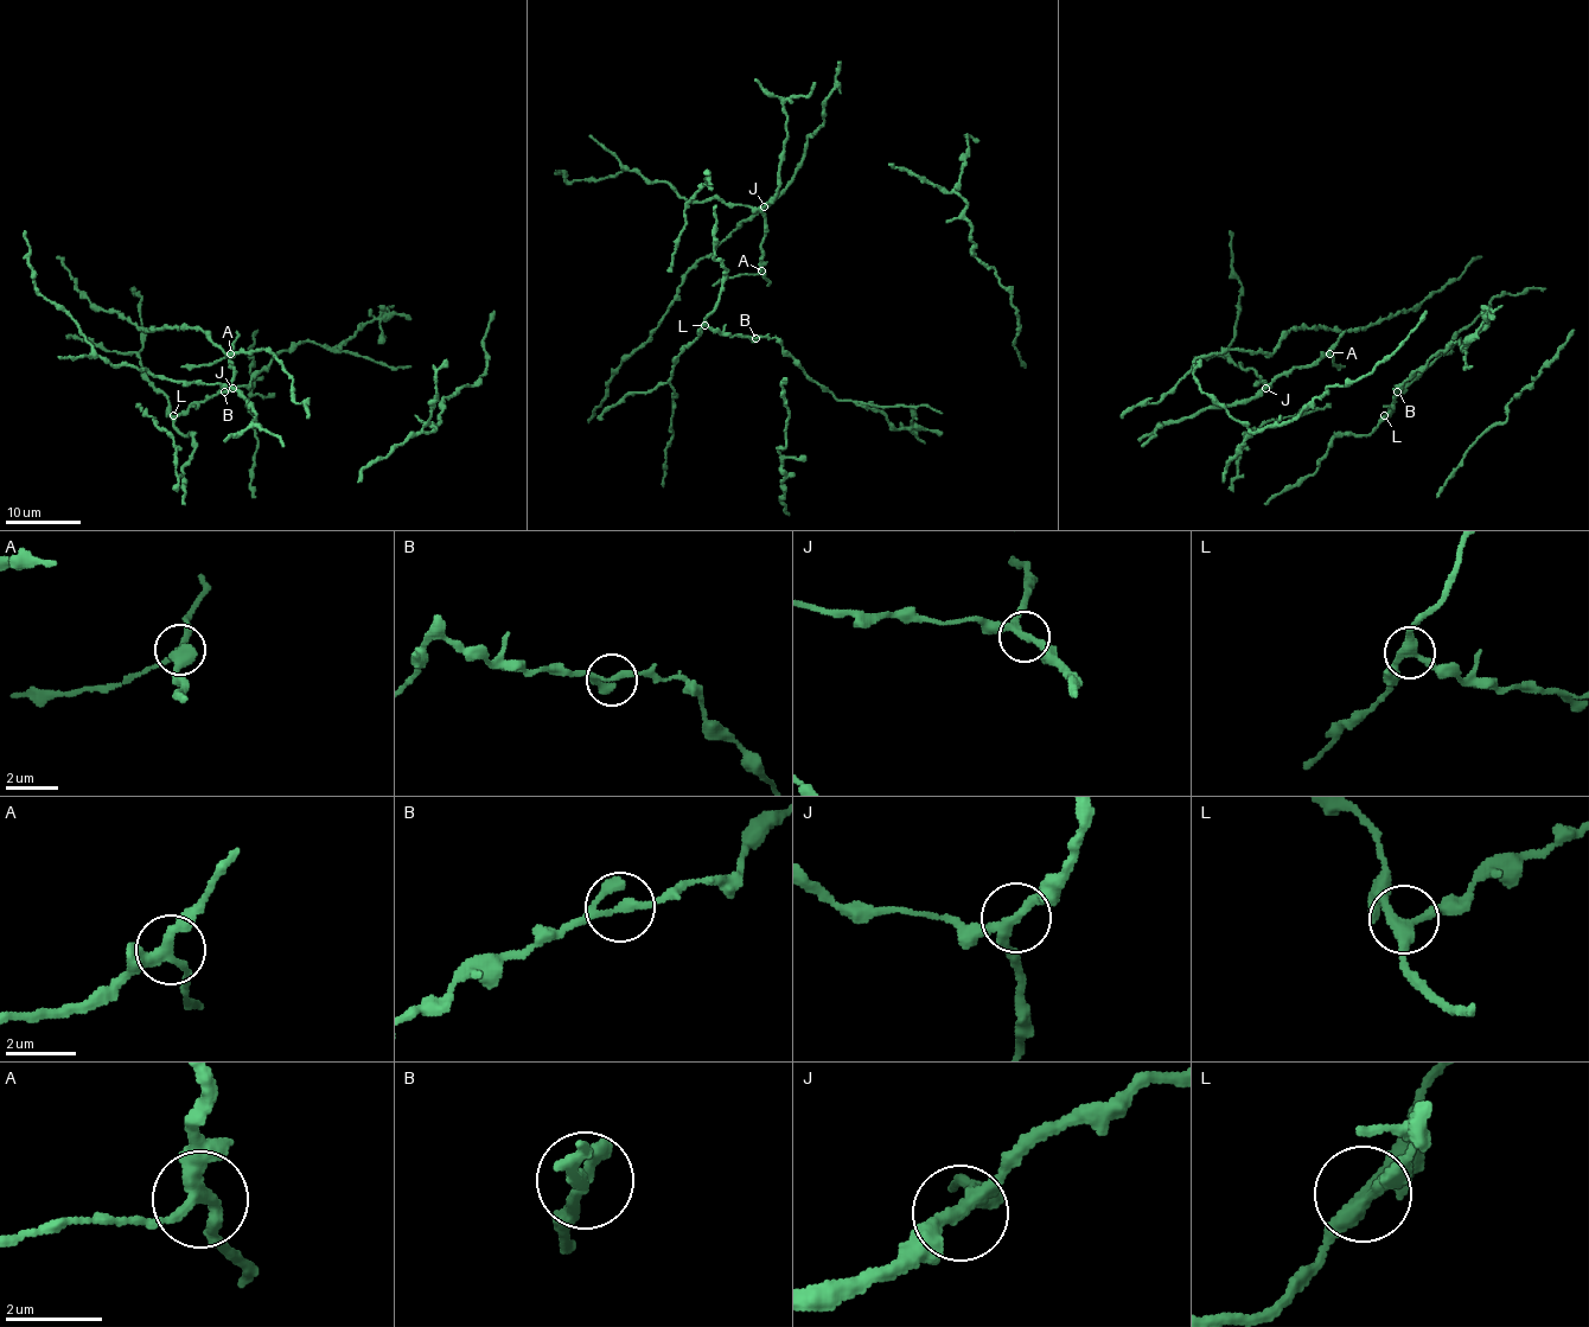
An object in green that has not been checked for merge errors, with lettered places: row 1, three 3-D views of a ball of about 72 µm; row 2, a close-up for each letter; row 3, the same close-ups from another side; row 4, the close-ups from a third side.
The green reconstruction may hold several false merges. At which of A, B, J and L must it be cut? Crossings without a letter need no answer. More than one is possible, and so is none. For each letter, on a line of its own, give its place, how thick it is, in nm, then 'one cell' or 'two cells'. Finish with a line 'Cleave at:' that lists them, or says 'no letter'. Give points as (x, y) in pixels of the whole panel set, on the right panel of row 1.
A: at (1329, 353); 260 nm thick; one cell
B: at (1397, 391); 180 nm thick; one cell
J: at (1265, 388); 240 nm thick; one cell
L: at (1384, 415); 300 nm thick; one cell
Cleave at: no letter

